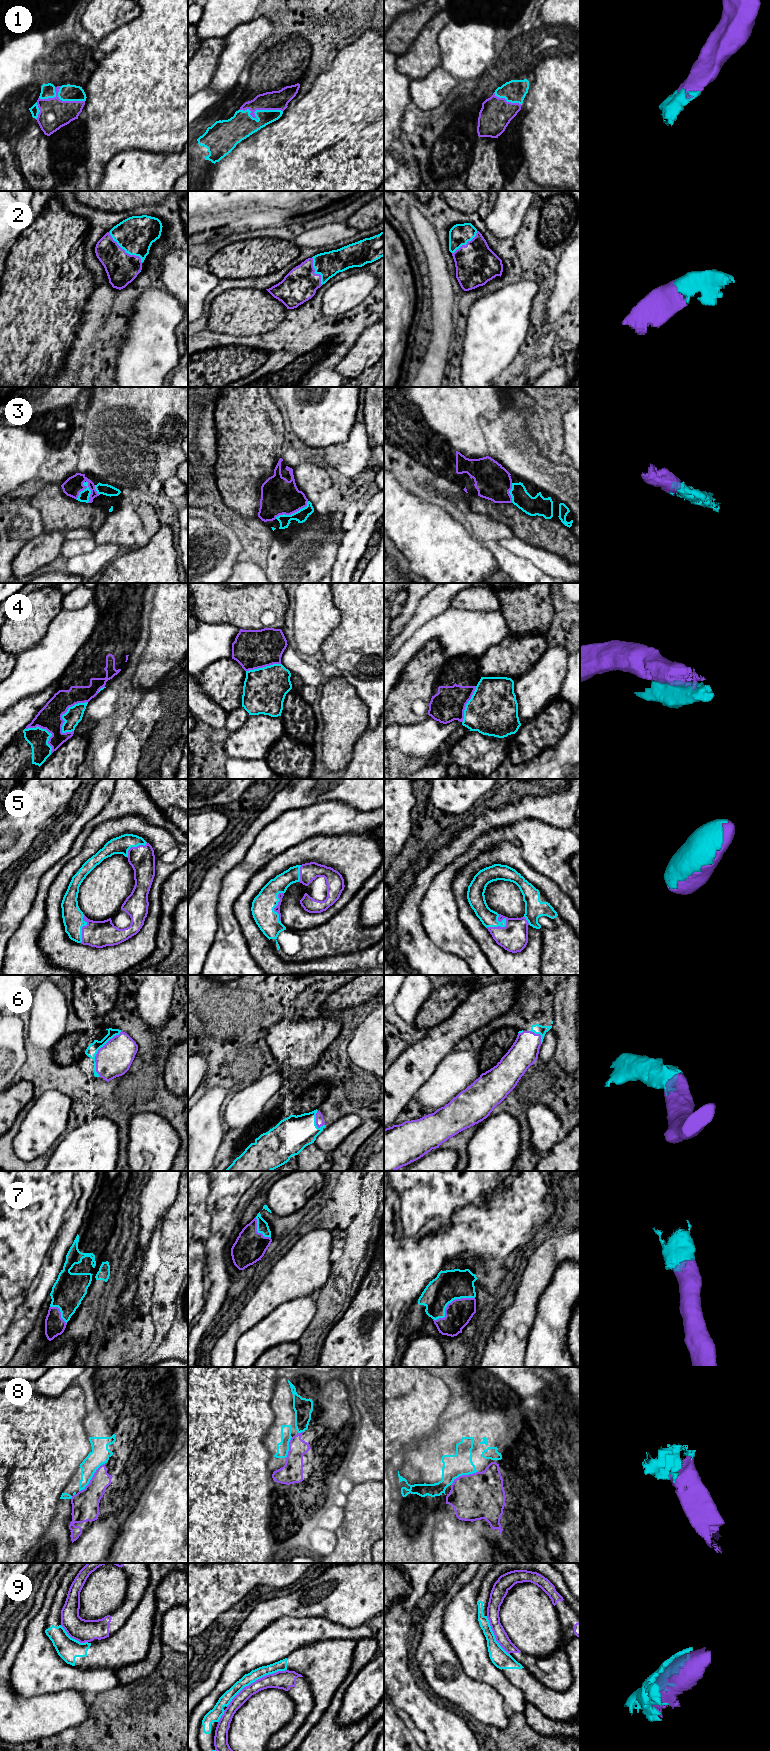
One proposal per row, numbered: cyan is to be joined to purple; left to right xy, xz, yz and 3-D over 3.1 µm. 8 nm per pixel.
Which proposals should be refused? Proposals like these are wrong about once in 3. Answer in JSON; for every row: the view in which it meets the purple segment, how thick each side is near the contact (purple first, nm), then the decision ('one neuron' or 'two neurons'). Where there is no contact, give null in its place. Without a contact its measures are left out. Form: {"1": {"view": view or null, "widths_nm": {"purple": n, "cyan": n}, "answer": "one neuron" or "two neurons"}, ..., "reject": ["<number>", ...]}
{"1": {"view": "xy", "widths_nm": {"purple": 240, "cyan": 130}, "answer": "one neuron"}, "2": {"view": "xy", "widths_nm": {"purple": 260, "cyan": 300}, "answer": "one neuron"}, "3": {"view": "xy", "widths_nm": {"purple": 150, "cyan": 90}, "answer": "one neuron"}, "4": {"view": "xy", "widths_nm": {"purple": 190, "cyan": 140}, "answer": "two neurons"}, "5": {"view": "yz", "widths_nm": {"purple": 220, "cyan": 140}, "answer": "one neuron"}, "6": {"view": "xy", "widths_nm": {"purple": 280, "cyan": 90}, "answer": "one neuron"}, "7": {"view": "yz", "widths_nm": {"purple": 220, "cyan": 240}, "answer": "one neuron"}, "8": {"view": "xy", "widths_nm": {"purple": 220, "cyan": 150}, "answer": "two neurons"}, "9": {"view": "xz", "widths_nm": {"purple": 150, "cyan": 90}, "answer": "two neurons"}, "reject": ["4", "8", "9"]}

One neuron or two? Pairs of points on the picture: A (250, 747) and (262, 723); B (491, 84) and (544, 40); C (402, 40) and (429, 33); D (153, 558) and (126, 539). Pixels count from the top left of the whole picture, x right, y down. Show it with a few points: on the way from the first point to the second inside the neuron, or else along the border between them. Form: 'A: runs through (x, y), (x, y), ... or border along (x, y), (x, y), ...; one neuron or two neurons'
A: runs through (252, 741), (262, 729); one neuron
B: runs through (504, 71), (531, 47); one neuron
C: border along (430, 18), (414, 42), (401, 55); two neurons
D: border along (135, 546), (131, 549); two neurons

